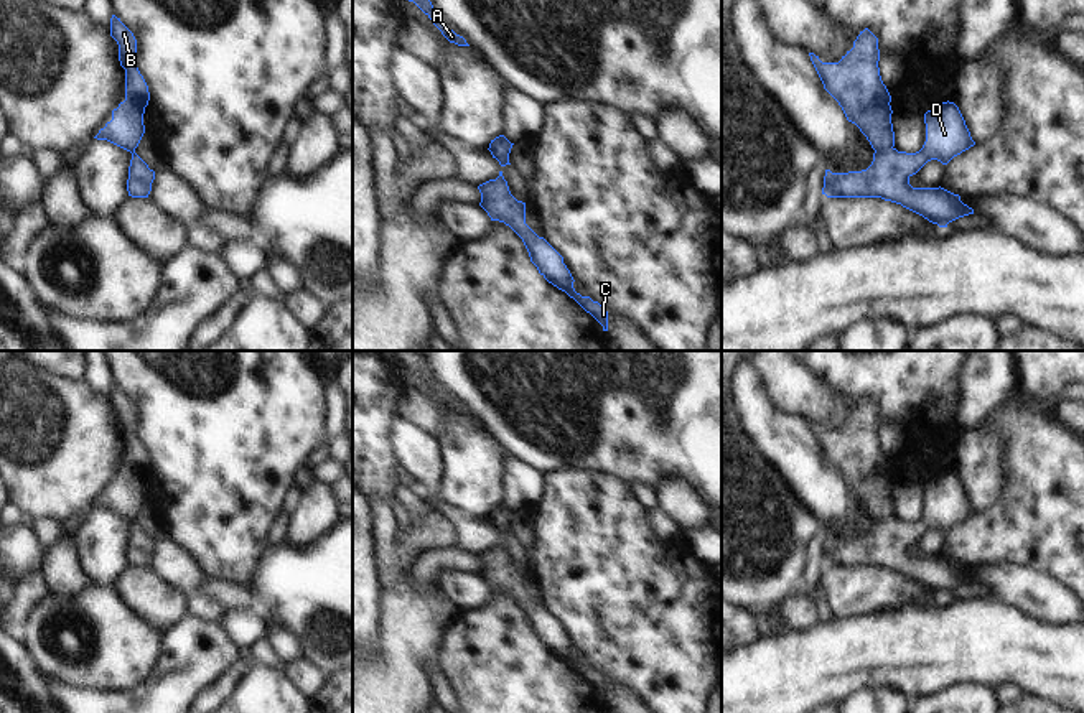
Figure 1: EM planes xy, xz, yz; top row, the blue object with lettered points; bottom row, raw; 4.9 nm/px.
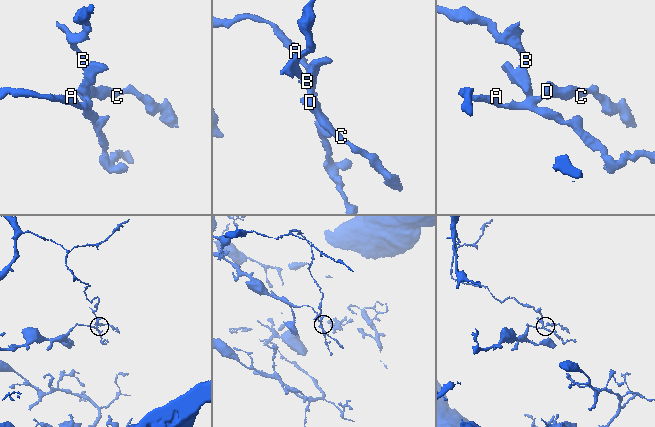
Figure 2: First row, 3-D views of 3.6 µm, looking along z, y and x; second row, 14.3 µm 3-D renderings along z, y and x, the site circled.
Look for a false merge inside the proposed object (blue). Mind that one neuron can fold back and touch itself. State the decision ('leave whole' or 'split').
split

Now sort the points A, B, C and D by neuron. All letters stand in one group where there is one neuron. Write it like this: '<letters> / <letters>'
A C D / B

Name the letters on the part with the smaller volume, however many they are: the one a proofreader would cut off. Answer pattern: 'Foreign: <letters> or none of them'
Foreign: B

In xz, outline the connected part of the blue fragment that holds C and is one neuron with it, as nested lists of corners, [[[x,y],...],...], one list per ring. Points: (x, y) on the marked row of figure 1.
[[[499,171],[496,179],[479,184],[478,189],[481,193],[479,206],[488,212],[491,221],[504,222],[522,239],[530,262],[537,267],[539,273],[573,298],[603,326],[603,331],[608,331],[608,311],[598,301],[575,291],[575,280],[563,263],[563,257],[526,224],[526,203],[517,201],[511,194],[502,171]]]

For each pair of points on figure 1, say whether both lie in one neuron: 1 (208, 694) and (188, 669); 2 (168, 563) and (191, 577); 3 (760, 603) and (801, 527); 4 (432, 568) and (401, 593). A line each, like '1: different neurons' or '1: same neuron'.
1: different neurons
2: same neuron
3: same neuron
4: different neurons

